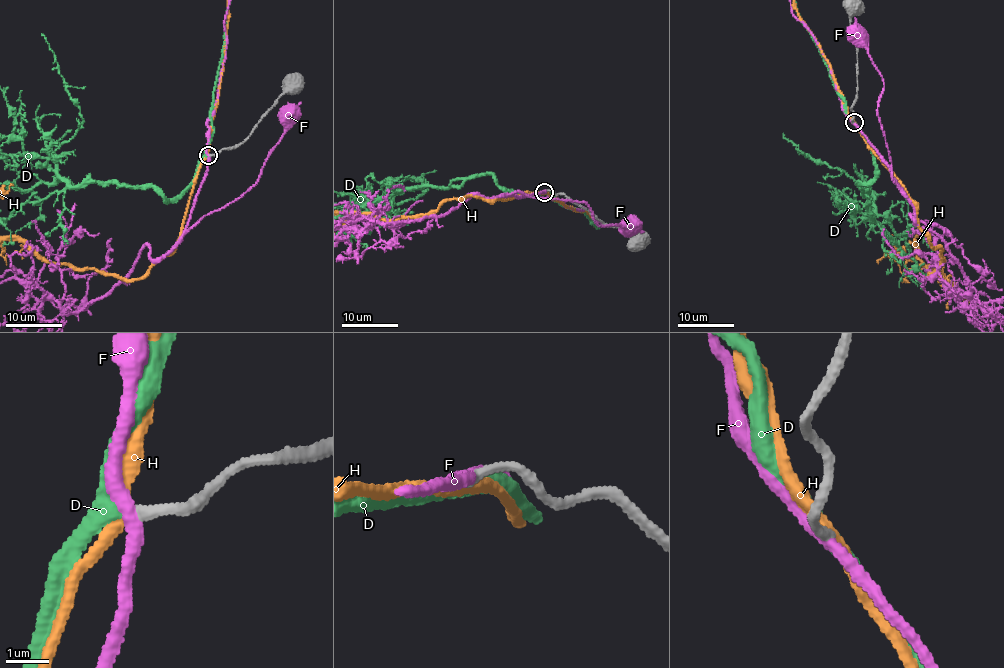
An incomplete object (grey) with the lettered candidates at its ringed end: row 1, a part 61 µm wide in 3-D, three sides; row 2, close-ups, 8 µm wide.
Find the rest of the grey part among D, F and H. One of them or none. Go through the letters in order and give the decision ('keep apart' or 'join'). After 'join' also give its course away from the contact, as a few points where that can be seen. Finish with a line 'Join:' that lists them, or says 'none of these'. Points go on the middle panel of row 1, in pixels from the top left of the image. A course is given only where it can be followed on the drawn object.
D: join
F: keep apart
H: keep apart
Join: D

